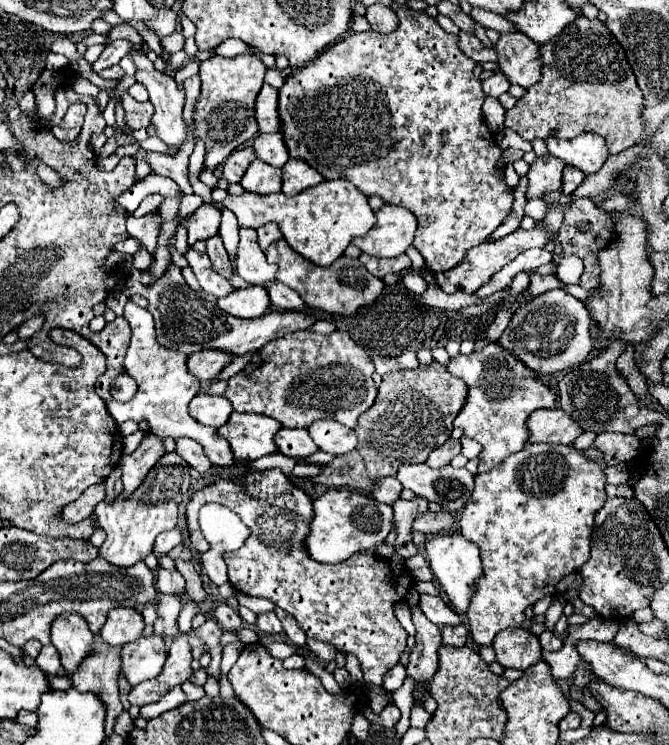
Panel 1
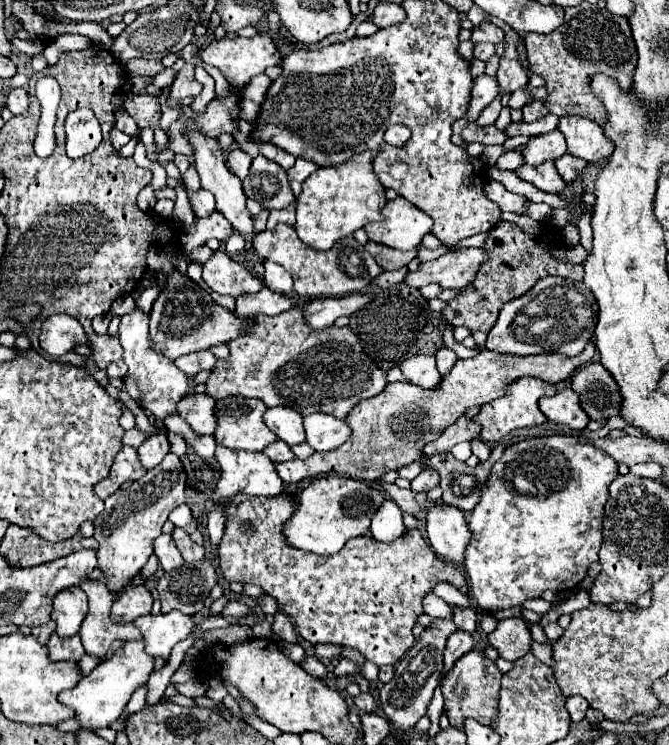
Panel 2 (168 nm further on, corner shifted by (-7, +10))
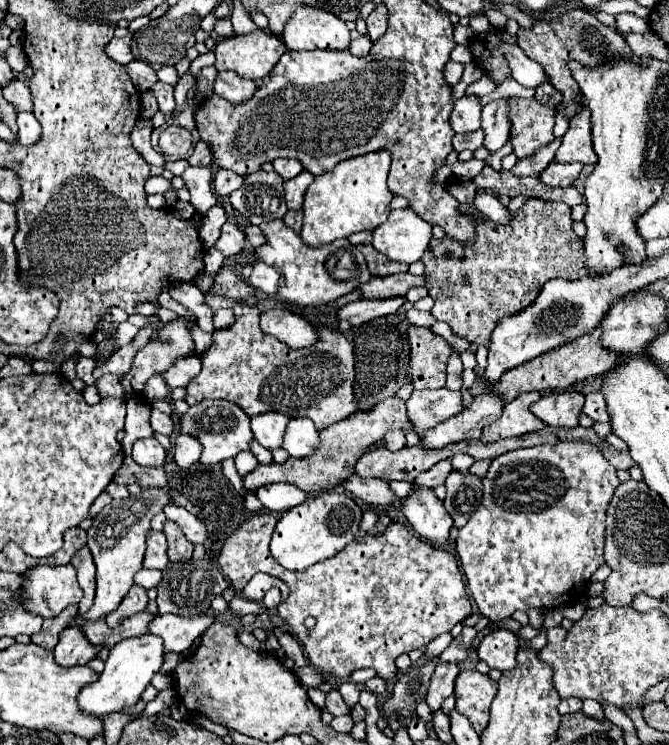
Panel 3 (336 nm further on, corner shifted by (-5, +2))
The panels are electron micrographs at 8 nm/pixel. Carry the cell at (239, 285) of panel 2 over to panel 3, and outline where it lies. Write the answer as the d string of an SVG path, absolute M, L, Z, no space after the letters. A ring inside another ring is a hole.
M206 293L206 305L212 309L232 309L236 315L236 323L224 331L214 331L214 345L208 349L202 359L202 371L188 383L188 405L198 405L204 399L228 399L236 401L250 417L258 413L284 413L288 417L310 417L318 429L326 429L332 423L352 415L358 409L358 399L354 395L354 355L350 341L336 329L326 323L314 321L312 327L318 331L316 343L304 349L292 349L276 337L262 333L258 323L258 307L242 303L238 299L230 299L218 293Z

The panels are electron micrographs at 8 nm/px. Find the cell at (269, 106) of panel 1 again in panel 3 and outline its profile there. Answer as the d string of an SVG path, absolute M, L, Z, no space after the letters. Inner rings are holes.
M218 73L214 81L214 91L216 95L224 97L226 101L240 105L250 101L250 97L256 93L256 83L248 79L240 79L236 73Z

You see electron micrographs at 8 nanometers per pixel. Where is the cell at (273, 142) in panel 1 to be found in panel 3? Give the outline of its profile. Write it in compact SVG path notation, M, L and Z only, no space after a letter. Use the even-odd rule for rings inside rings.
M276 159L276 161L272 161L272 165L274 165L274 171L286 181L294 179L304 169L300 165L300 161L296 161L296 159Z

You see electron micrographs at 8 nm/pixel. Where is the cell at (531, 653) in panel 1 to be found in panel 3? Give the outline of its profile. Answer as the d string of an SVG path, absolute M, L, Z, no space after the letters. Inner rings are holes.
M498 629L486 635L478 645L478 657L492 669L514 669L518 655L518 637L508 629Z

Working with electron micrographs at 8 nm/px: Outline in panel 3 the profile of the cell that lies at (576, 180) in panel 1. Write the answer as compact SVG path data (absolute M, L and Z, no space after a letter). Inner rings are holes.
M552 163L548 169L540 175L540 181L550 187L568 187L576 181L576 177L582 171L582 163Z

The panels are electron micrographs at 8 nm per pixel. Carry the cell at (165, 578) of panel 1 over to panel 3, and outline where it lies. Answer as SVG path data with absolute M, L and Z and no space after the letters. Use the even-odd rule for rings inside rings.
M152 531L148 535L148 549L144 555L144 567L146 569L158 569L164 571L168 567L168 553L166 553L166 537L164 533Z

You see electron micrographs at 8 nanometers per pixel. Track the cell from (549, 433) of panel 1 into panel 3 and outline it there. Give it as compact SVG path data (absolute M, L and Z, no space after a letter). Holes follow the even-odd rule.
M576 391L544 395L540 401L532 405L532 413L552 427L578 427L578 419L584 407L584 395Z

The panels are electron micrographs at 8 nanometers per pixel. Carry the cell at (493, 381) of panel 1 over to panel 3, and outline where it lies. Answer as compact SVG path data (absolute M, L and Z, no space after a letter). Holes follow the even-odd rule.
M530 391L530 393L520 393L514 401L506 403L502 415L494 423L490 423L482 429L480 441L492 443L492 441L498 441L500 437L506 439L506 437L516 437L516 435L544 429L546 427L544 421L534 417L530 411L530 405L534 401L538 401L540 397L542 397L542 393Z

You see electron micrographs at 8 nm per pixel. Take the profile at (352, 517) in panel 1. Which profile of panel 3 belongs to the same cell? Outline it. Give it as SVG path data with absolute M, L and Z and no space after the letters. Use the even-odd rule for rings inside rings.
M326 491L318 497L310 497L280 517L272 535L270 553L282 567L290 571L302 571L318 561L334 557L350 541L354 541L360 531L362 513L364 511L360 505L356 505L356 501L346 493Z

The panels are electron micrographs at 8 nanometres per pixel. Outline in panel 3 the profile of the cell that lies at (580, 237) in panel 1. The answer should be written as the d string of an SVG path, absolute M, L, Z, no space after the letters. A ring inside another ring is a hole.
M554 139L552 145L546 145L544 149L540 149L540 153L536 153L536 157L528 157L524 161L518 161L514 167L512 167L512 173L516 177L540 177L540 173L554 161L554 153L560 145L560 139Z

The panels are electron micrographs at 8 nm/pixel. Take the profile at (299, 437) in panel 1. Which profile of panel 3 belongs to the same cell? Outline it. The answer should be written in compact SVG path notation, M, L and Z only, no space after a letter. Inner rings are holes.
M282 413L256 415L252 417L252 433L262 447L272 451L282 447L288 423L290 423L290 417L284 417Z

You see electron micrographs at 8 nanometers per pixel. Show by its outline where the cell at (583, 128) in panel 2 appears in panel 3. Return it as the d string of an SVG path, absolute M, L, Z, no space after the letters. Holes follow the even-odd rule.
M588 107L570 119L570 127L566 135L562 137L562 145L556 151L556 161L570 163L570 161L580 161L584 165L596 165L596 153L592 149L592 123L590 123L590 113Z

